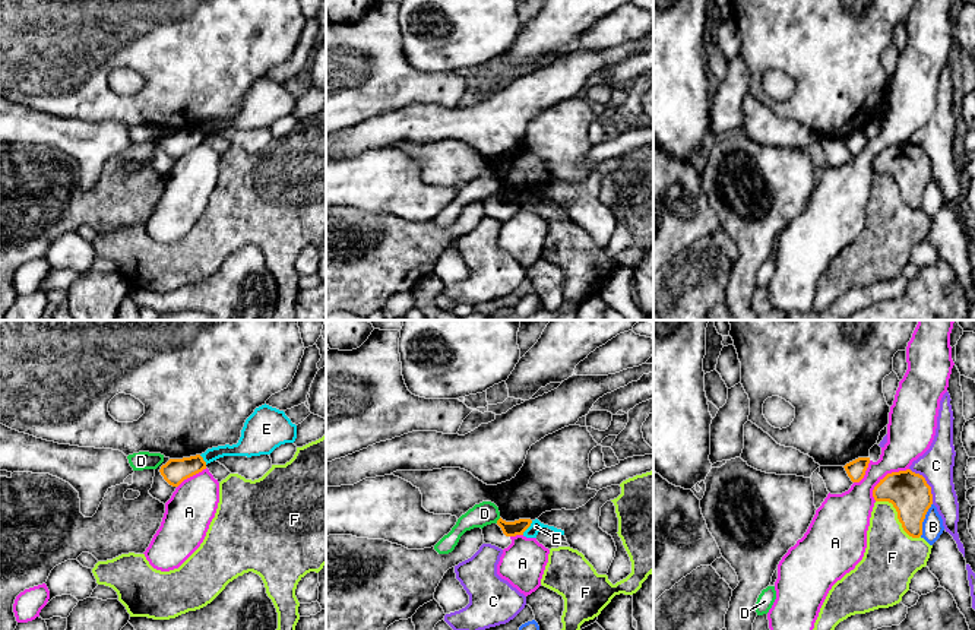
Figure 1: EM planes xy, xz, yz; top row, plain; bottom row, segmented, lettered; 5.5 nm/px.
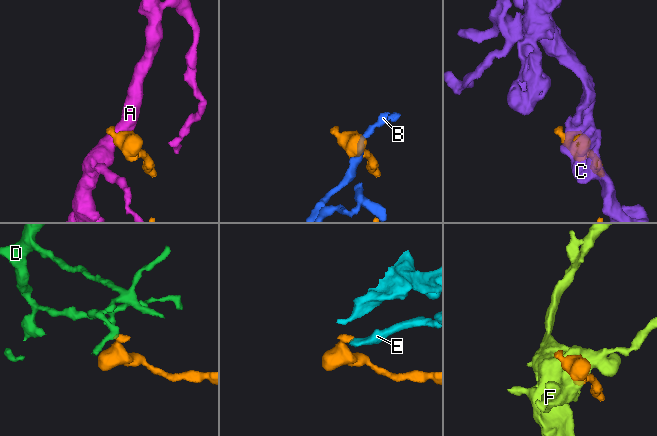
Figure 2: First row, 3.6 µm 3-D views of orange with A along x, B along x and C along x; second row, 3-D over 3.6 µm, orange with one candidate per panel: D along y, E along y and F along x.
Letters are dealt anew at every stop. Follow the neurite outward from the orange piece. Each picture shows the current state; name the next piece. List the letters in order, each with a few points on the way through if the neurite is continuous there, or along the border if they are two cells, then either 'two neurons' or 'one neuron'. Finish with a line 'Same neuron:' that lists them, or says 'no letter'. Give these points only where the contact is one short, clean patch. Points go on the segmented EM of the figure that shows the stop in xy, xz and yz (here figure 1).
A: two neurons
B: two neurons
C: two neurons
D: along xz (500, 518), (496, 522) | two neurons
E: along xz (532, 521), (522, 534) | two neurons
F: two neurons
Same neuron: no letter

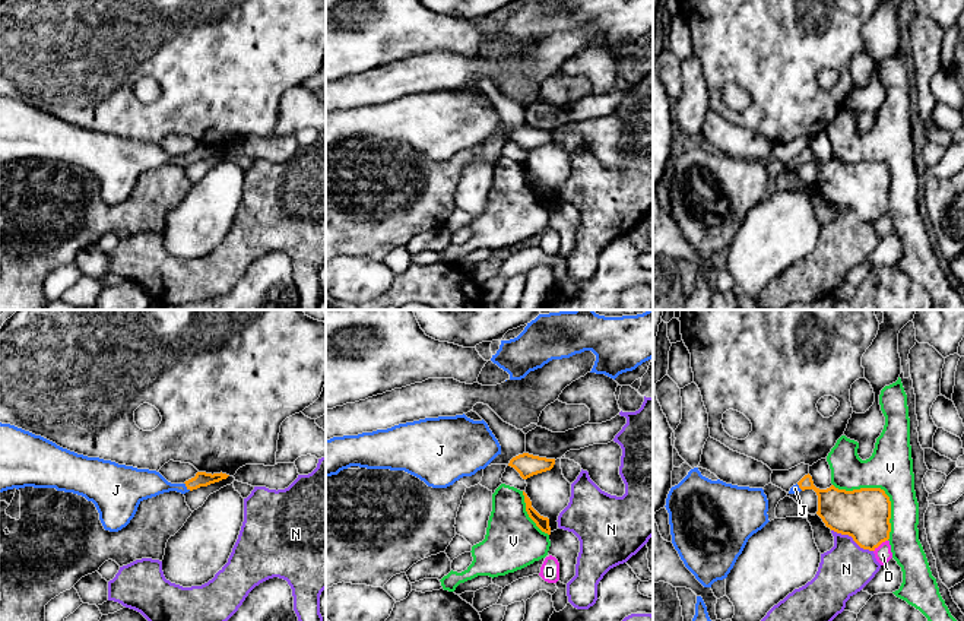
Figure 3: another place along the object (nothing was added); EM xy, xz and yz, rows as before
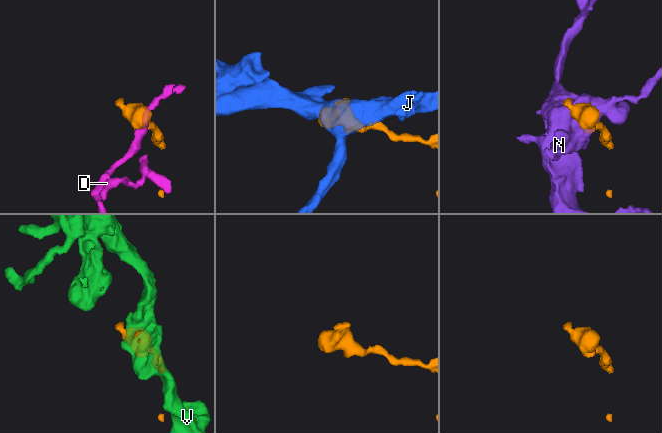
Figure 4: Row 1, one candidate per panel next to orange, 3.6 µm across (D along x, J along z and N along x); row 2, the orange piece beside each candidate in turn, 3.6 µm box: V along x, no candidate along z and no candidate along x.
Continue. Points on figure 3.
D: two neurons
J: across xy (202, 478), (187, 487), (142, 484) | one neuron
N: two neurons
V: two neurons
Same neuron: J

